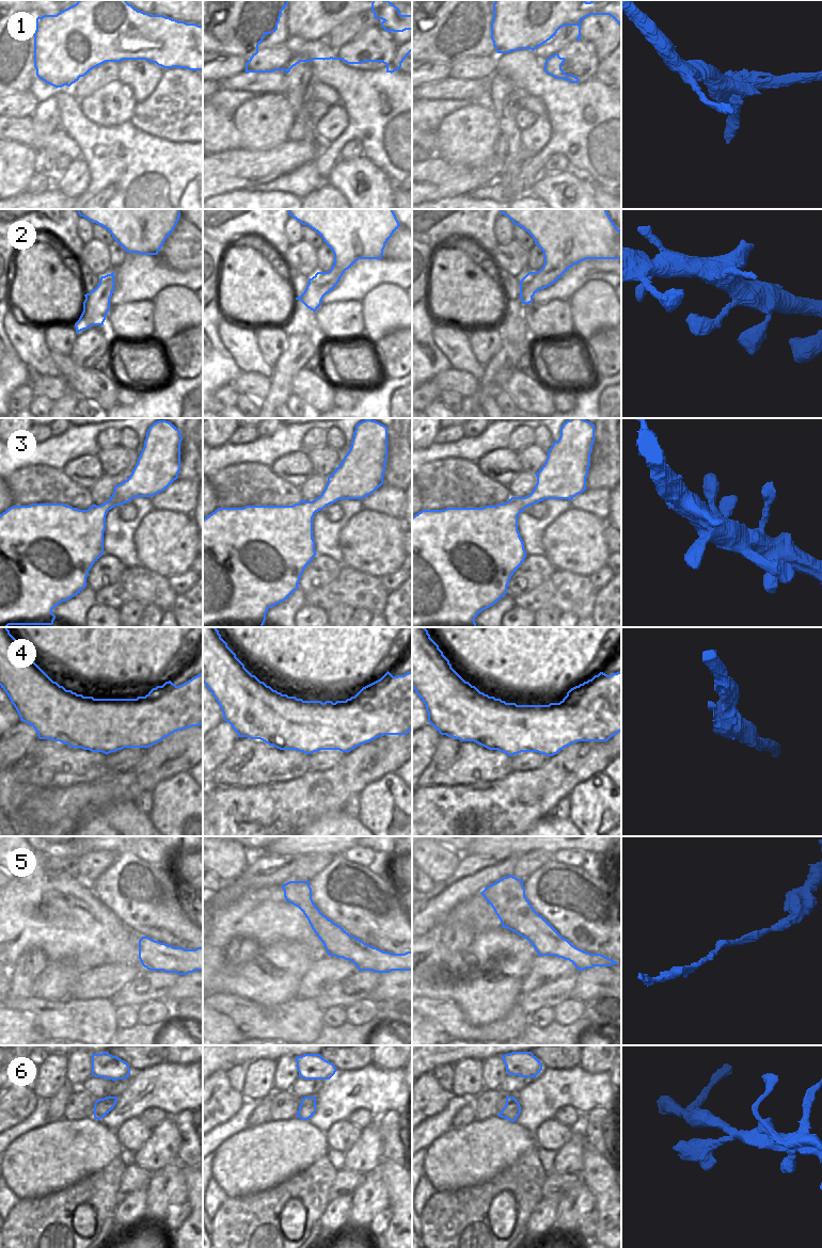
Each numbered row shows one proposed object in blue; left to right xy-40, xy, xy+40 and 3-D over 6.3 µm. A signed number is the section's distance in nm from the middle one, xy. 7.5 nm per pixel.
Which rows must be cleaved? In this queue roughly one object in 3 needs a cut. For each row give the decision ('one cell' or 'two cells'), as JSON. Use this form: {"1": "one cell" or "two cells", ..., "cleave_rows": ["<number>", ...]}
{"1": "two cells", "2": "one cell", "3": "one cell", "4": "two cells", "5": "one cell", "6": "one cell", "cleave_rows": ["1", "4"]}

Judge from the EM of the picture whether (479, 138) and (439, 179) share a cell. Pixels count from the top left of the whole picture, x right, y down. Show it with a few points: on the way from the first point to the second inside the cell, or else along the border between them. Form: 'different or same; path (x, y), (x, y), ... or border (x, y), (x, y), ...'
different; border (435, 154), (452, 163), (478, 166)

